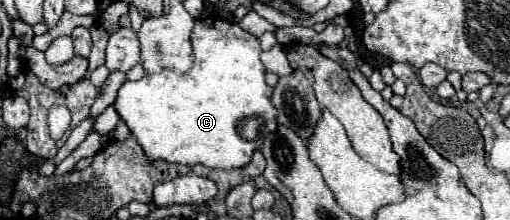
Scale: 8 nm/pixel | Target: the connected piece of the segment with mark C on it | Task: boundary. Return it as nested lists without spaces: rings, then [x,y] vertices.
[[[198,18],[192,30],[194,66],[186,74],[162,70],[158,74],[144,74],[136,82],[122,84],[114,102],[116,112],[130,128],[132,136],[142,146],[148,162],[164,160],[184,166],[202,164],[206,168],[244,168],[252,152],[262,146],[266,134],[276,130],[276,108],[270,102],[272,88],[264,82],[264,66],[260,62],[258,38],[242,30],[236,22],[222,18]]]

